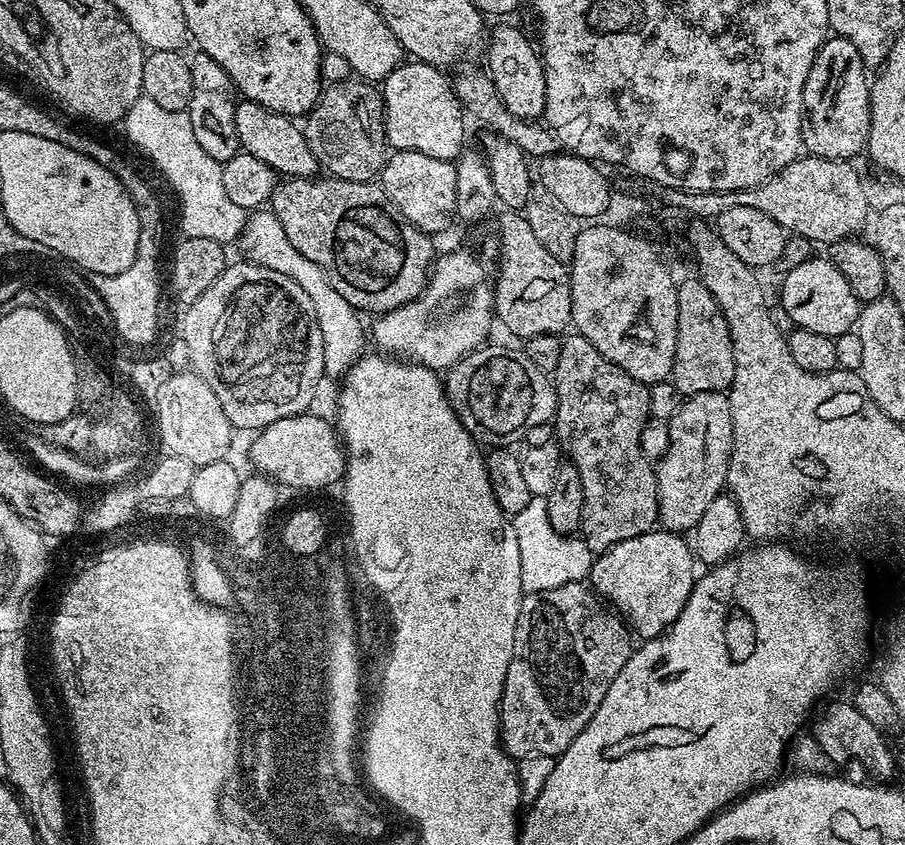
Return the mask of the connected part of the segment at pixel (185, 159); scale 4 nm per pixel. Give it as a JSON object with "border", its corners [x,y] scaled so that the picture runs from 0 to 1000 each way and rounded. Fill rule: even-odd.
{"border":[[[156,111],[137,137],[135,150],[143,168],[152,179],[164,183],[165,192],[186,212],[187,220],[194,226],[199,236],[198,265],[214,279],[229,279],[248,291],[254,290],[255,284],[256,288],[264,285],[272,250],[251,233],[245,215],[245,195],[232,187],[232,182],[228,182],[228,178],[223,178],[219,170],[219,163],[214,163],[214,149],[210,149],[207,131],[179,130],[175,121],[166,121],[164,114]]]}

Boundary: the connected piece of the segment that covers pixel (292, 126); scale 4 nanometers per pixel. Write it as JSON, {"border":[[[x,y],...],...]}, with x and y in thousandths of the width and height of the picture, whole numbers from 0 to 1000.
{"border":[[[266,117],[259,130],[259,149],[263,149],[266,176],[301,198],[310,209],[345,211],[350,207],[347,178],[343,178],[343,168],[338,168],[335,150],[324,138],[294,130],[280,118]]]}

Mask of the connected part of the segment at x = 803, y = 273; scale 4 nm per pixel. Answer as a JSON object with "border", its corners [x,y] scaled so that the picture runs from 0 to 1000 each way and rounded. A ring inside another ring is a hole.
{"border":[[[898,305],[884,315],[867,321],[862,336],[860,360],[869,364],[878,387],[899,391],[899,395],[926,399],[931,393],[940,393],[947,387],[952,357],[939,343],[939,334],[930,329],[930,320],[914,305]]]}

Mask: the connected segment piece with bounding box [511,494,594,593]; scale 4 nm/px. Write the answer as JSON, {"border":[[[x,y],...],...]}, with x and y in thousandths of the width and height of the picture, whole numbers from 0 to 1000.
{"border":[[[589,586],[580,602],[571,611],[565,612],[565,618],[568,632],[572,637],[575,693],[580,702],[612,698],[612,693],[635,691],[644,688],[653,678],[656,656],[646,646],[644,638],[612,627],[600,586]]]}

